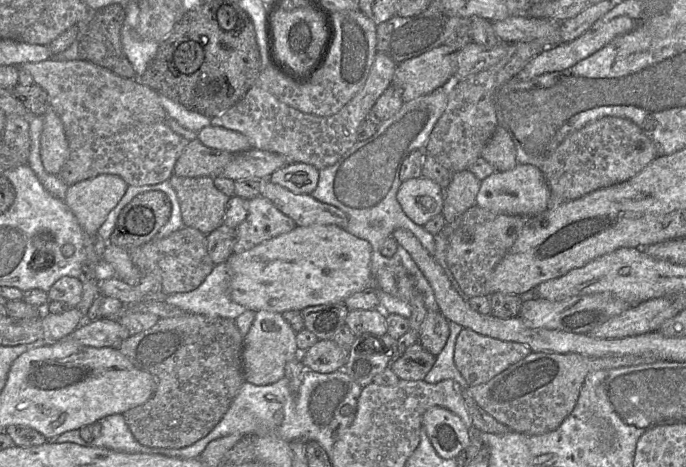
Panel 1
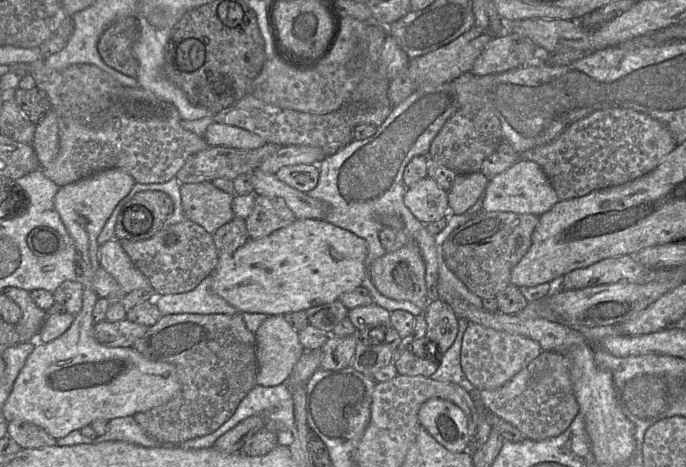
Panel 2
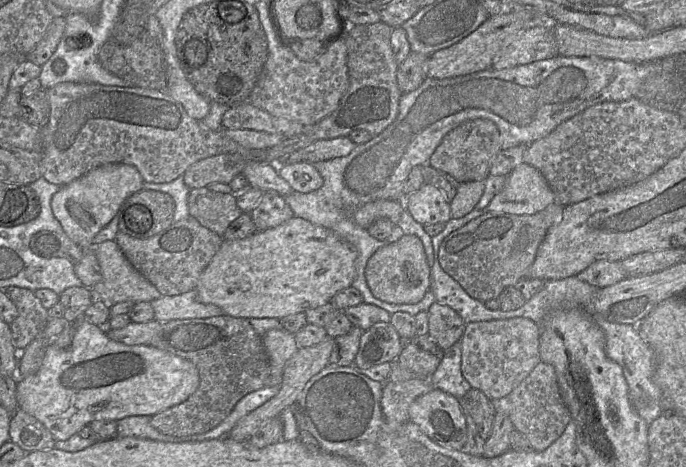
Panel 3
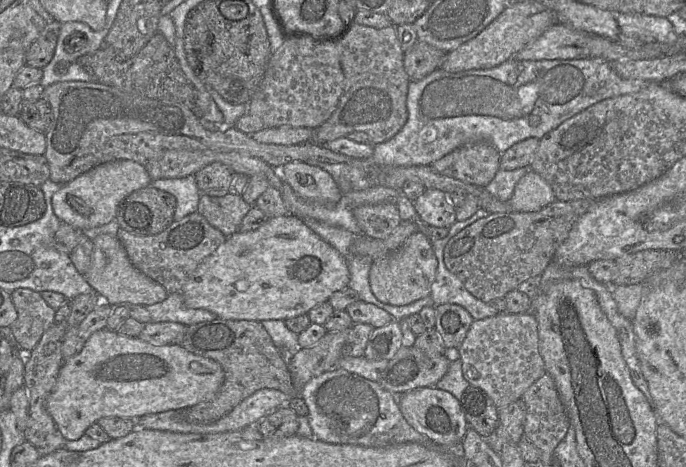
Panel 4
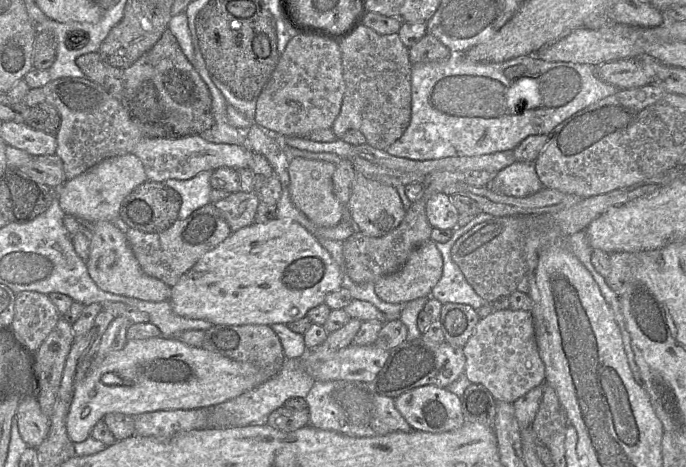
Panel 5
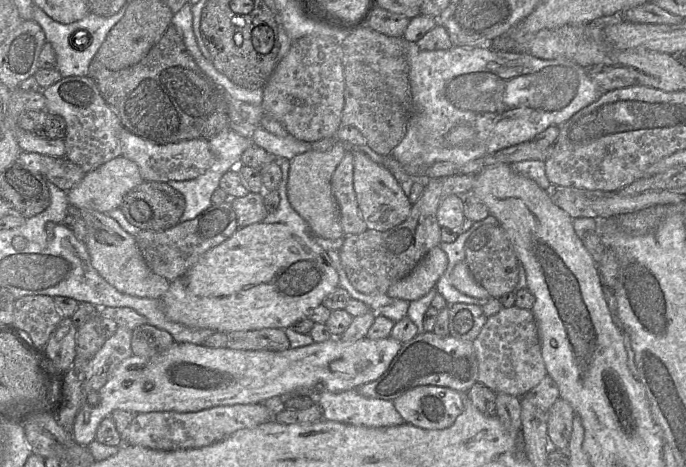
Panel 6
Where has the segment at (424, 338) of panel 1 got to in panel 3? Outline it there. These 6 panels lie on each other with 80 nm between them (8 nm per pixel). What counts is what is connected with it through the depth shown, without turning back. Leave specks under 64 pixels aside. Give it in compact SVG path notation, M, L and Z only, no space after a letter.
M435 301L427 313L428 334L444 351L461 340L466 323L455 310Z

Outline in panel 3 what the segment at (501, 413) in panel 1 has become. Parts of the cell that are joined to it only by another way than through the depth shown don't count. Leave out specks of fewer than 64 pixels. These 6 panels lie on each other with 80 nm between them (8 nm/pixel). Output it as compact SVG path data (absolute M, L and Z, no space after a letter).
M541 361L531 373L507 396L491 400L496 413L506 414L514 428L523 433L533 450L544 451L564 433L572 421L569 410L563 402L555 369Z

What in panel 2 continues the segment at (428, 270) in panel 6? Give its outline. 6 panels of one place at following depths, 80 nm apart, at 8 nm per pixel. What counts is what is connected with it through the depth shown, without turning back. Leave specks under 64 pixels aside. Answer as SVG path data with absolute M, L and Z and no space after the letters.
M408 241L393 252L386 252L375 259L370 266L370 277L376 289L385 297L397 301L409 301L421 309L427 307L426 268L418 245Z

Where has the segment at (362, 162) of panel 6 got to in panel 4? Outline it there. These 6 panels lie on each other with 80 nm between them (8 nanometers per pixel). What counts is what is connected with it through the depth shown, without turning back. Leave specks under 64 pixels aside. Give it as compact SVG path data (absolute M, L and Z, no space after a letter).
M379 203L358 206L353 215L363 234L373 238L388 237L401 223L396 203Z

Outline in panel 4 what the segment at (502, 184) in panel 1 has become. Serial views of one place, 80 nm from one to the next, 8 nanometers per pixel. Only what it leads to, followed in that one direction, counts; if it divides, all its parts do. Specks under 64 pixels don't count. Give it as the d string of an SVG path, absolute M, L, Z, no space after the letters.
M529 170L516 184L507 201L511 212L537 212L556 201L549 183L538 173Z

